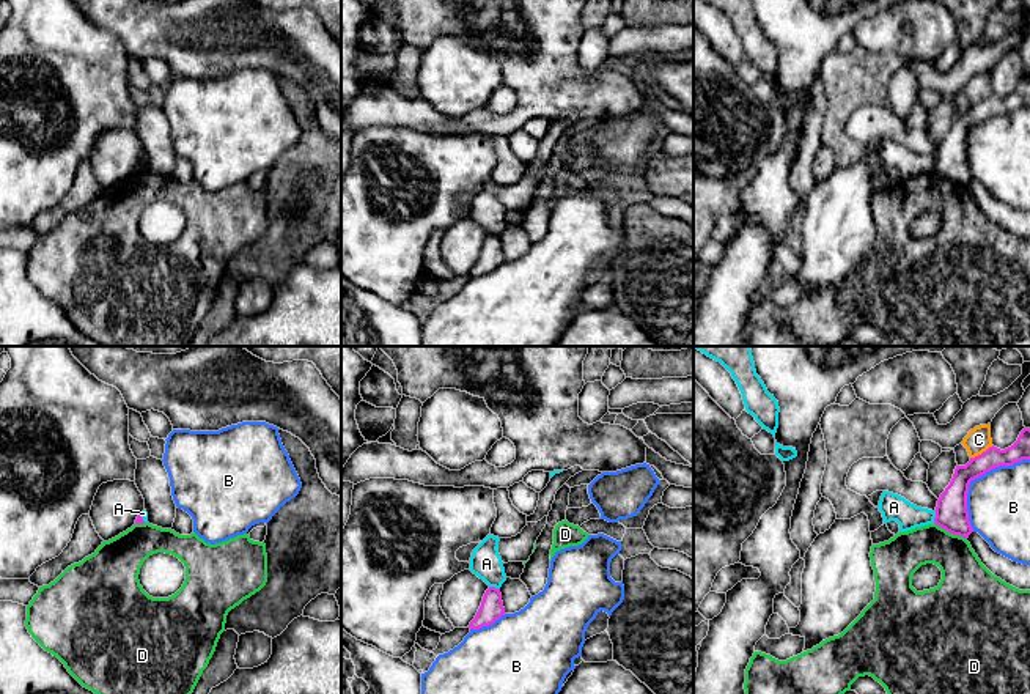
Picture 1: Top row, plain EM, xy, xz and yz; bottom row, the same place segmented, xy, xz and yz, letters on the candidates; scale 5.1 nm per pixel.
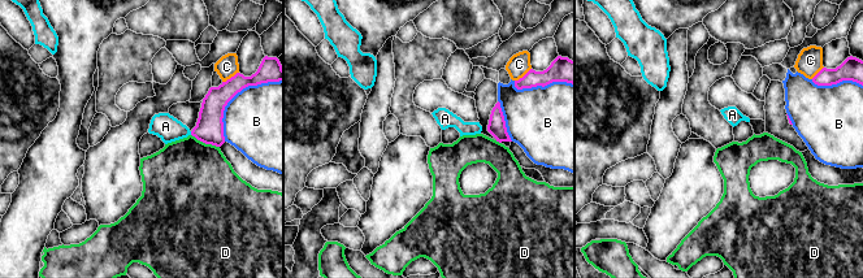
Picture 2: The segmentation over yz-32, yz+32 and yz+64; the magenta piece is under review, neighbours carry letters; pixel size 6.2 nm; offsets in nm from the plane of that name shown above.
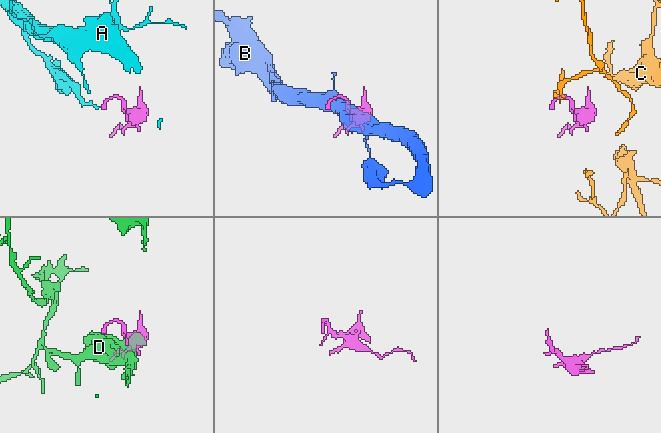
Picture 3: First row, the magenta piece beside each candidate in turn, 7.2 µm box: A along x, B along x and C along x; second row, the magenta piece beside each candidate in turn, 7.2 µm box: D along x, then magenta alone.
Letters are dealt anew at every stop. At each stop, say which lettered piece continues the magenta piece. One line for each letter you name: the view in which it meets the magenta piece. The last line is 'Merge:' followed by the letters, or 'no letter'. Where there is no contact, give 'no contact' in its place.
Merge: no letter

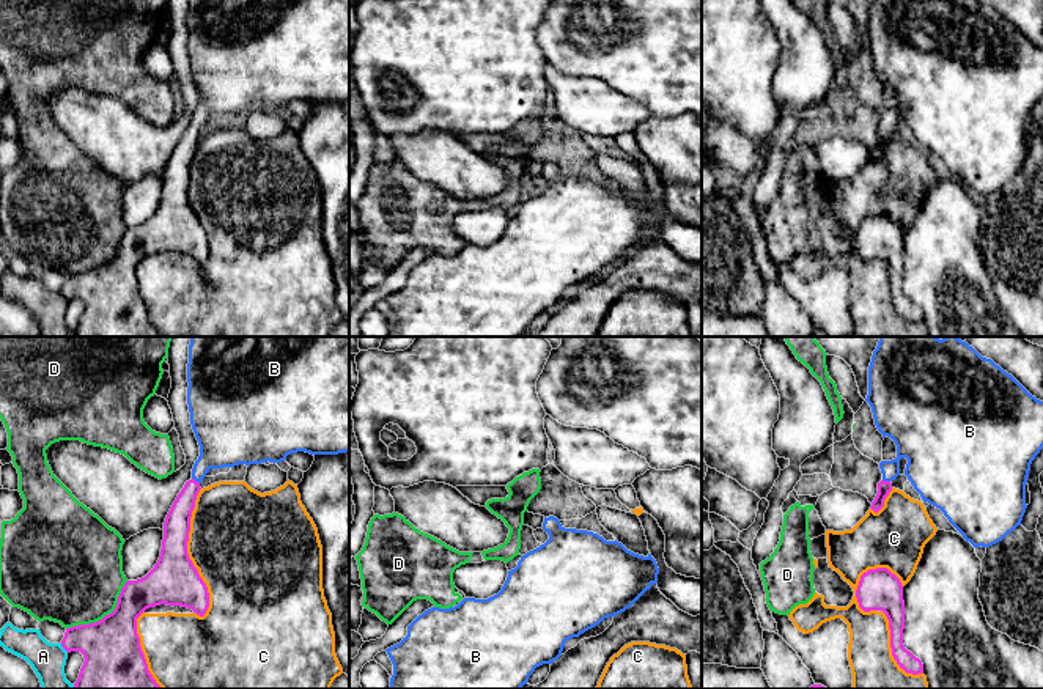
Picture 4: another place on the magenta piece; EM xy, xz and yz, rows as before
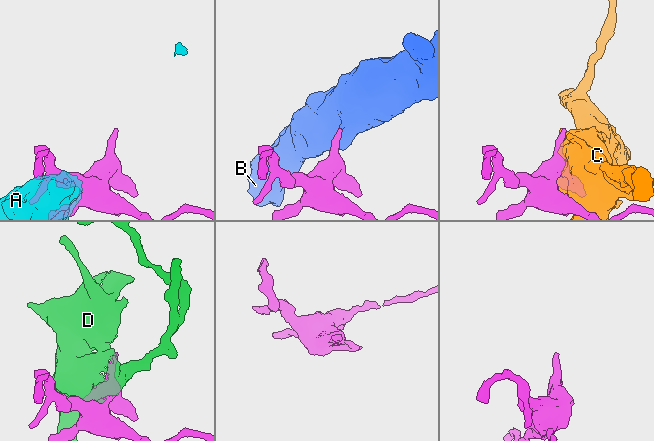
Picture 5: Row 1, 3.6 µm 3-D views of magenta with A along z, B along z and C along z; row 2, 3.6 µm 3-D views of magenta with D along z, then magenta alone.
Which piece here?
B: contact in xy
Merge: B

